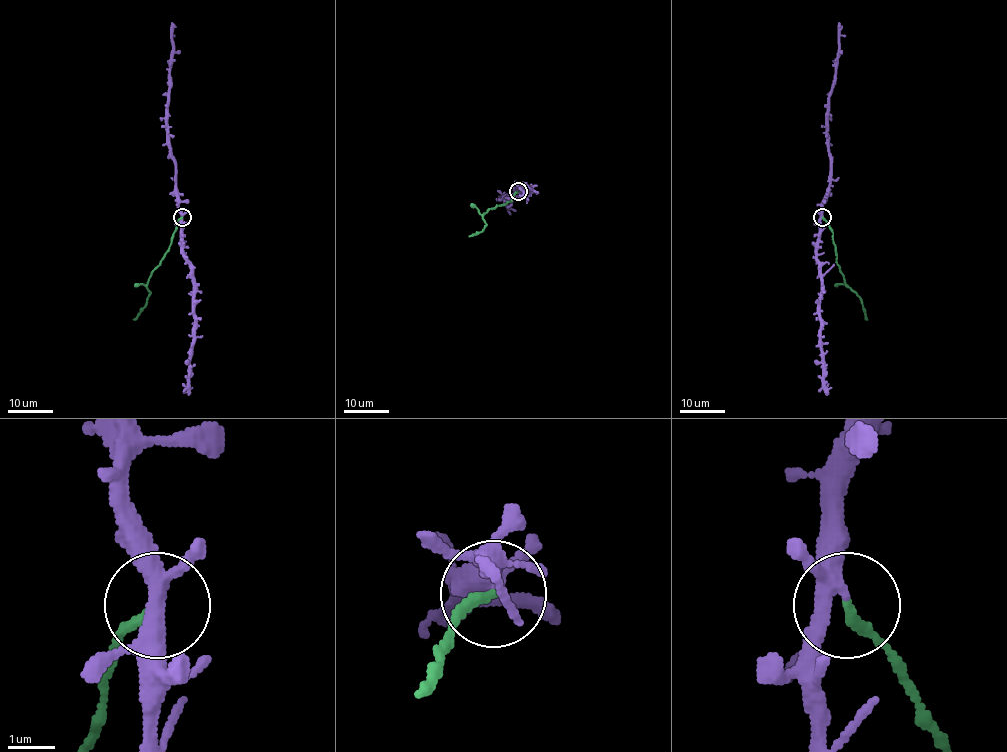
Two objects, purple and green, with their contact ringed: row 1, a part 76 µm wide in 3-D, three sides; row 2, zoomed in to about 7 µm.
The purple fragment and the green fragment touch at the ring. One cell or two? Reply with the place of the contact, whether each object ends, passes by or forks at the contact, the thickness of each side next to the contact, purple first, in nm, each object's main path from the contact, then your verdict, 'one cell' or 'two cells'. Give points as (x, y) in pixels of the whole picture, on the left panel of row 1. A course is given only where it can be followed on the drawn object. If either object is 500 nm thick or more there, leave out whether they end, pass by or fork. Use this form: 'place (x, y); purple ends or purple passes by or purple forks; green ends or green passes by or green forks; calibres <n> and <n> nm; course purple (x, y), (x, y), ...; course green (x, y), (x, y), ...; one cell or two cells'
place (182, 217); purple forks; green ends; calibres 280 and 200 nm; course purple (182, 217), (167, 125), (173, 23); course green (182, 217), (177, 221), (168, 251), (147, 284), (150, 293), (148, 298), (133, 319); two cells

